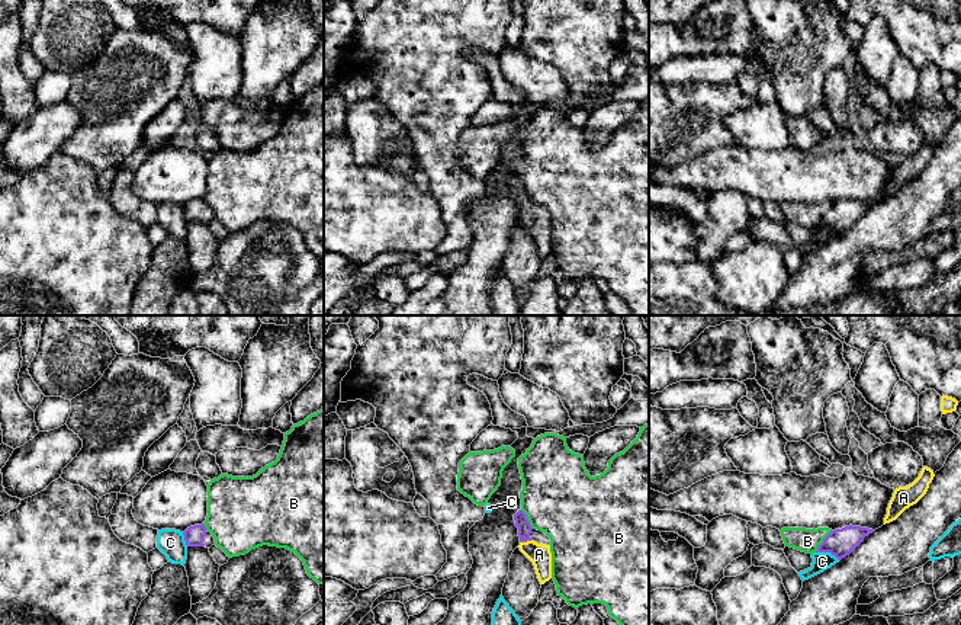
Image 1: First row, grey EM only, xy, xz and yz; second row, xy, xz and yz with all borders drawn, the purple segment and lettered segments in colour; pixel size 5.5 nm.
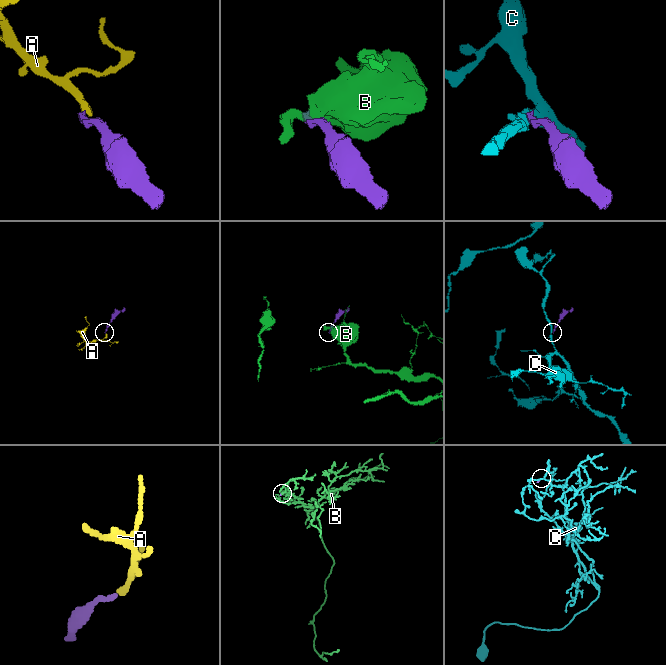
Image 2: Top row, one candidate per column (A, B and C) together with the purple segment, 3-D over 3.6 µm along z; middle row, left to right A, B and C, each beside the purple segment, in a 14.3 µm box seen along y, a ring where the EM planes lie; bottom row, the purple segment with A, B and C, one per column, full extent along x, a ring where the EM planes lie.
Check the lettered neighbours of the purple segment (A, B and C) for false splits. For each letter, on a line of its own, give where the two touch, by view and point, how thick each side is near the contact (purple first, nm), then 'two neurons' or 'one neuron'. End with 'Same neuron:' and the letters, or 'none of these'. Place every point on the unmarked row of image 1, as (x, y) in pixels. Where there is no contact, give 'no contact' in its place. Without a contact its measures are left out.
A: contact xz (524, 215); calibres 80 and 120 nm; one neuron
B: contact yz (823, 215); calibres 160 and 130 nm; two neurons
C: contact yz (828, 226); calibres 160 and 100 nm; two neurons
Same neuron: A

